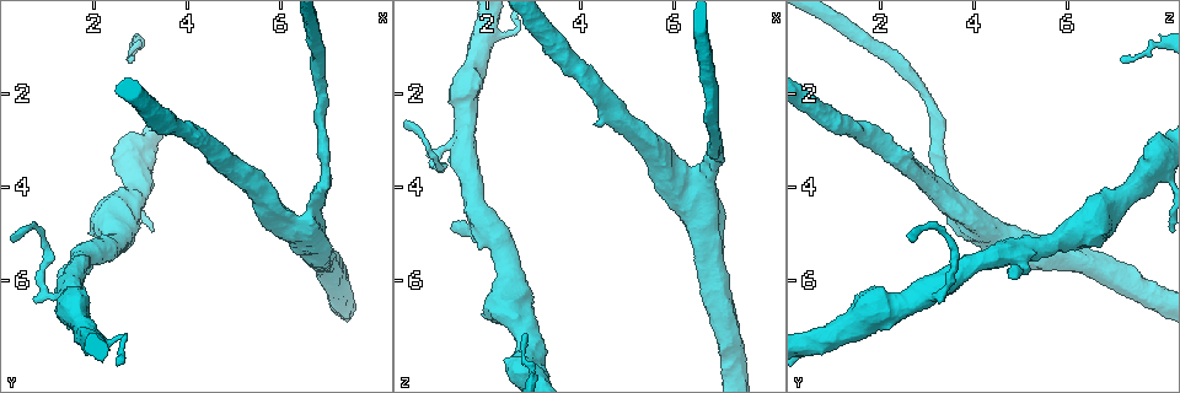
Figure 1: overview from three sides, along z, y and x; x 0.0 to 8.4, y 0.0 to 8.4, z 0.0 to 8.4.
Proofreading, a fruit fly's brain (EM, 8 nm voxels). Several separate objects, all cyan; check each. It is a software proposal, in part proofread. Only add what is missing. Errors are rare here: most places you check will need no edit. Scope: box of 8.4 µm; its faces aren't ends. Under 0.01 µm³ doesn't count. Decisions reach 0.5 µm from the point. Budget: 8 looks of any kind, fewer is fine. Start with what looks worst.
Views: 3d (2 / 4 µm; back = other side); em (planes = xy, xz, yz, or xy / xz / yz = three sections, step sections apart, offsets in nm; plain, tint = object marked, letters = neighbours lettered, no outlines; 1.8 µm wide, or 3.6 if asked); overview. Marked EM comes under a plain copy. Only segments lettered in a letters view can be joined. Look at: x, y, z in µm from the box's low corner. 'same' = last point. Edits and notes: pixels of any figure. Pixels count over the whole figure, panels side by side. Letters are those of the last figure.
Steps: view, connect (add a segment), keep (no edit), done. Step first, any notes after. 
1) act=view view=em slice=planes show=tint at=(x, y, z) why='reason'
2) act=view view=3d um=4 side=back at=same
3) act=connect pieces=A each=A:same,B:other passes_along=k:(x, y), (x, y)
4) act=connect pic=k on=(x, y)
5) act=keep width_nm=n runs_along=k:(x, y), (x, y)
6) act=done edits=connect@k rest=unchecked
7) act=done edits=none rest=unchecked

act=view view=3d um=4 at=(2.85, 1.25, 7.15) why='end of a long branch'

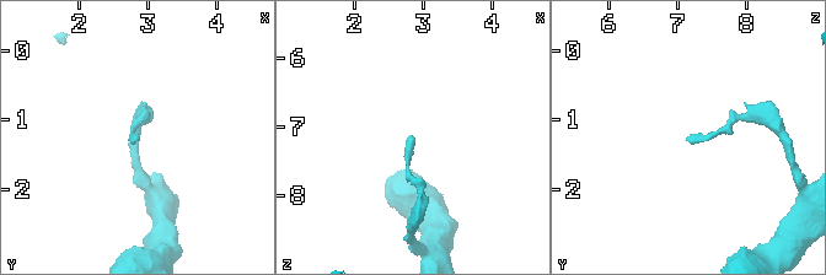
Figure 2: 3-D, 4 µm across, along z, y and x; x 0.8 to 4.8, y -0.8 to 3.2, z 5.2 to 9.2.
act=view view=em slice=planes show=letters at=(2.85, 1.30, 7.10)

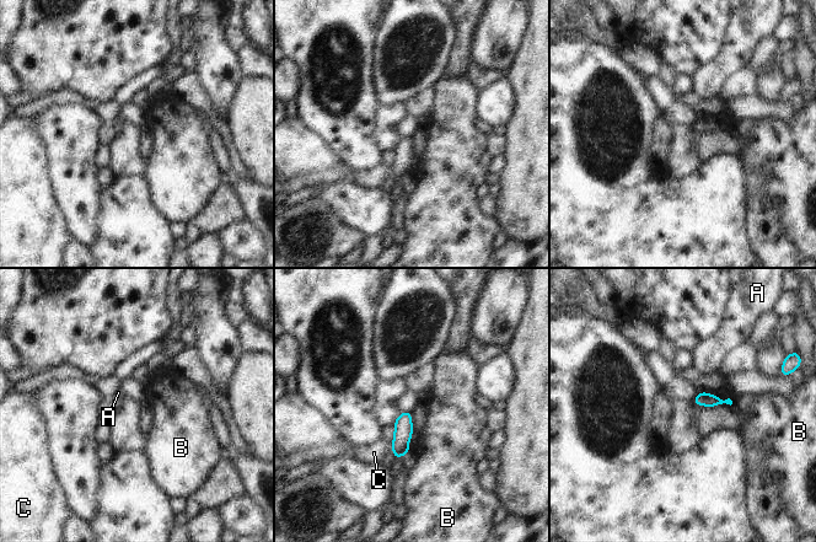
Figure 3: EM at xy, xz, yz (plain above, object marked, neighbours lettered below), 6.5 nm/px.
act=keep width_nm=90 each=A:other,B:other,C:other found='none of them fits'

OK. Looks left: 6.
act=view view=3d um=2 at=(1.30, 5.90, 4.70) why='an open end'

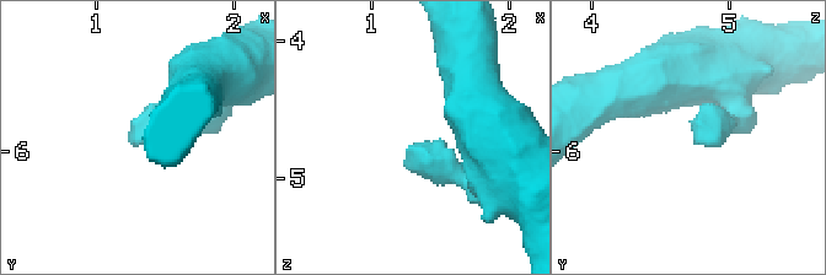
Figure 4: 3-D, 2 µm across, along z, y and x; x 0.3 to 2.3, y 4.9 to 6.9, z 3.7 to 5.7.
act=view view=em slice=xz step=4 show=tint at=(1.34, 5.94, 4.72)

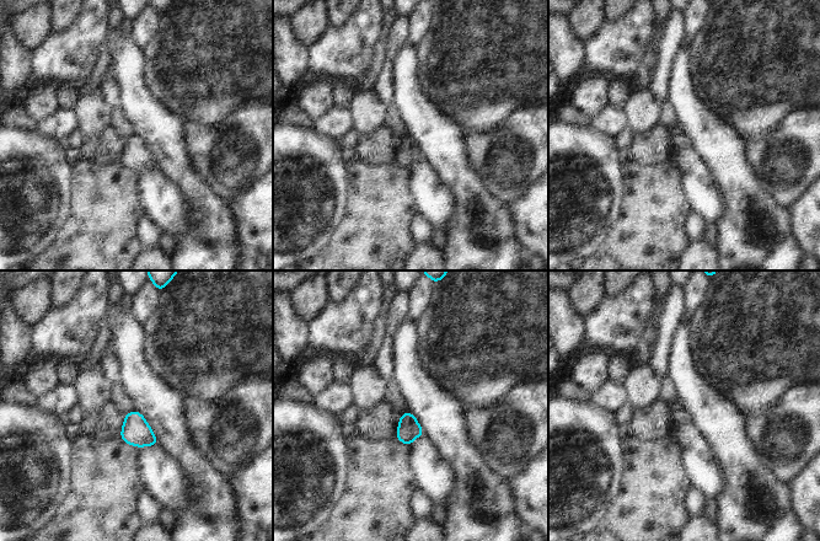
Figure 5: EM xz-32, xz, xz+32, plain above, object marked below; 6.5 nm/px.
act=view view=em slice=planes show=letters at=same

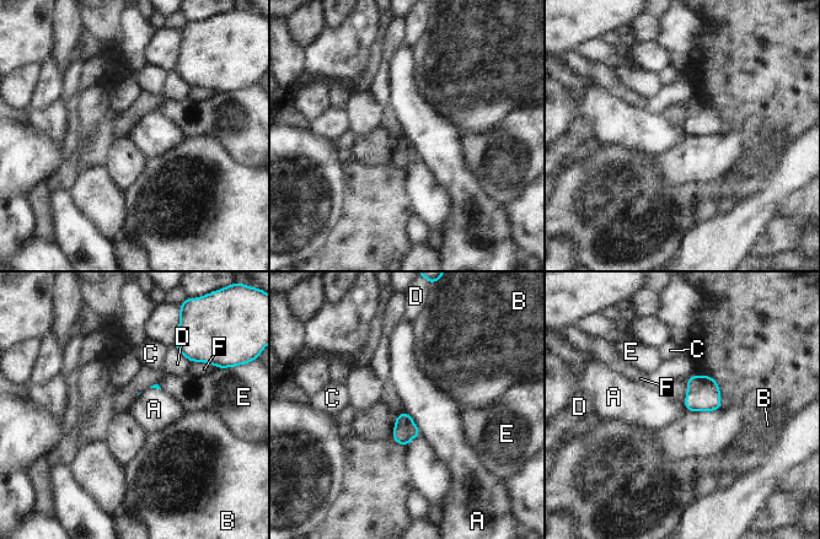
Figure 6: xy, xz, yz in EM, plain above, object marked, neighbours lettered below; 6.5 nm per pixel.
act=keep each=A:other,B:other,C:other,D:other,E:other,F:other border=6:(403, 411), (412, 419), (422, 435) found='no lettered segment goes on from it'

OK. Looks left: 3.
act=view view=3d um=2 at=(0.70, 4.85, 3.15) why='abrupt turn'

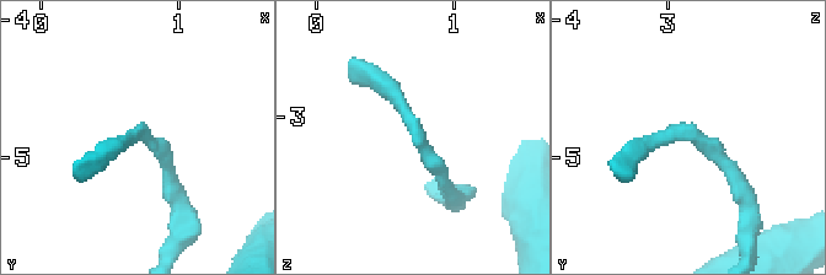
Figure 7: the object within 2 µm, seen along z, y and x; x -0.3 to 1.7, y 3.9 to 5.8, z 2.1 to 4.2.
act=view view=em um=3.6 slice=planes show=tint at=(0.74, 4.80, 3.20)

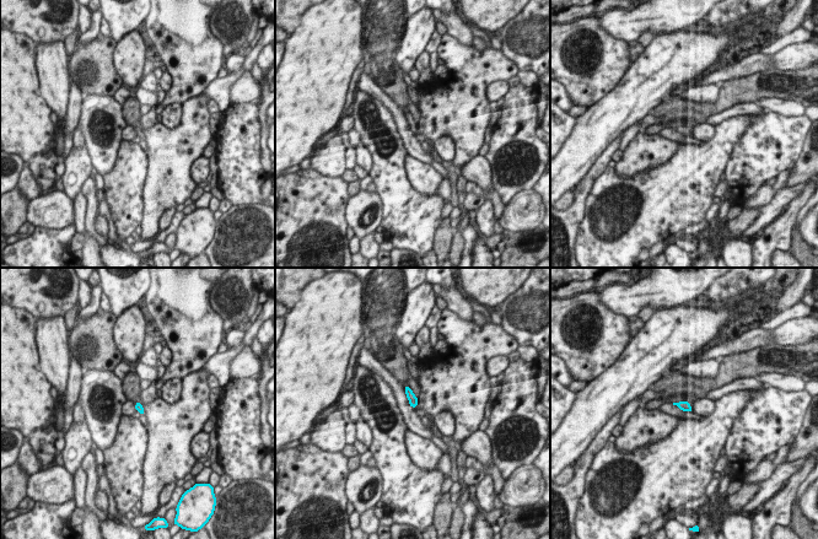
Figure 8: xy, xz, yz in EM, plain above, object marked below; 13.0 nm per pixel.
act=view view=em um=3.6 slice=planes show=letters at=same

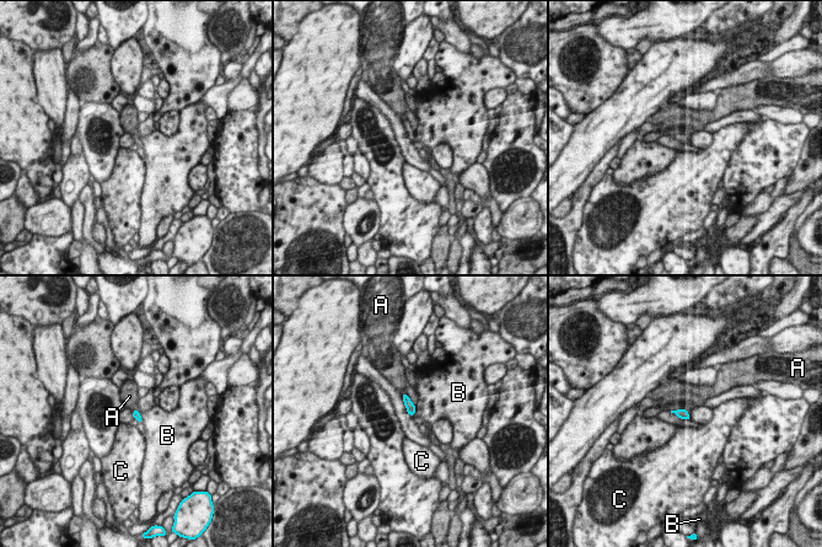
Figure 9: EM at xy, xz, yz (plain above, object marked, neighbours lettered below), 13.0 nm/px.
act=keep each=A:other,B:other,C:other border=9:(404, 392), (402, 397) found='none of them fits'

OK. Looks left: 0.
act=done edits=none rest=unchecked

